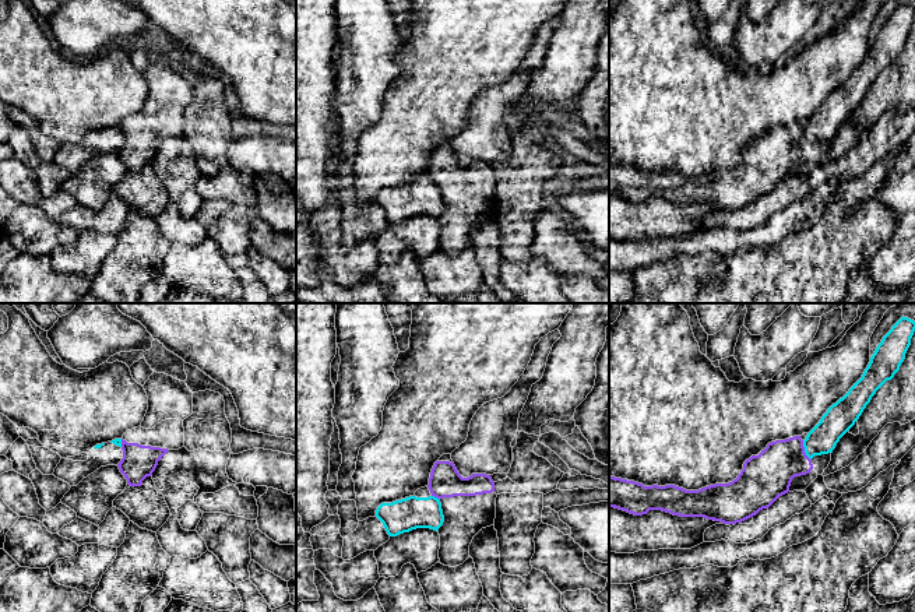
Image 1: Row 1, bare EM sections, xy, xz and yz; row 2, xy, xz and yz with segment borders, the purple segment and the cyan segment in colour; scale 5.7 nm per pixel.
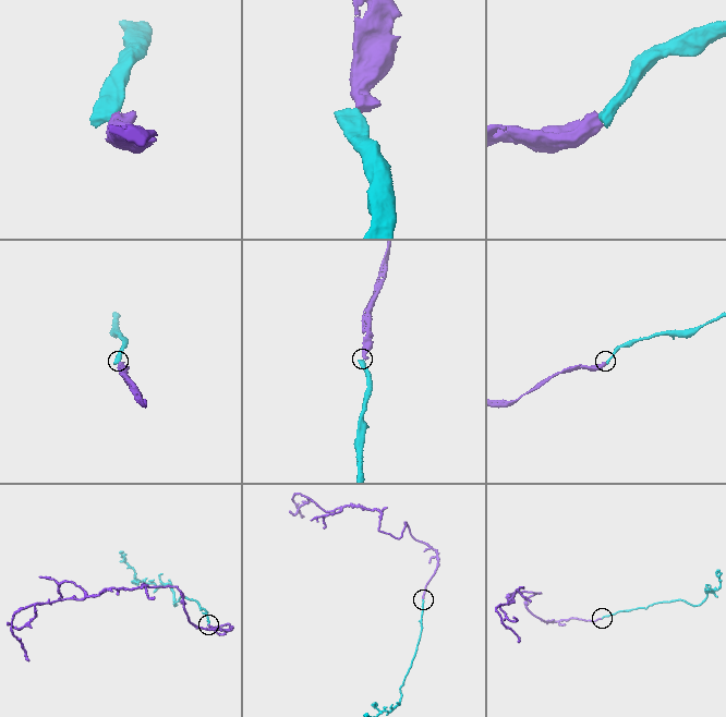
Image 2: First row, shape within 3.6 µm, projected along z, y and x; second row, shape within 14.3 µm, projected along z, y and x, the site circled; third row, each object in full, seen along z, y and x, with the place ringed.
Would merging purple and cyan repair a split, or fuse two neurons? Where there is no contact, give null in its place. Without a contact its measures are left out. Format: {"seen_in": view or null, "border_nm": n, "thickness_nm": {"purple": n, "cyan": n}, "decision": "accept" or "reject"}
{"seen_in": "yz", "border_nm": 130, "thickness_nm": {"purple": 260, "cyan": 170}, "decision": "reject"}

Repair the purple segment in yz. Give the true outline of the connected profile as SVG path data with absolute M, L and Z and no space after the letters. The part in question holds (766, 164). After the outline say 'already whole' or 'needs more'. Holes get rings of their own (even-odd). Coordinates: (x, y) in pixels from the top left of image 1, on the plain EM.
M803 120L802 123L793 123L785 127L775 127L768 130L759 143L752 143L749 147L745 148L743 156L736 166L729 170L710 172L698 177L686 177L675 172L644 173L643 170L634 168L609 163L609 194L615 194L634 203L647 201L650 197L662 197L673 203L704 204L707 207L721 208L724 211L742 210L756 203L760 197L768 196L779 183L788 180L791 169L795 163L806 162L812 156L814 156L817 162L821 162L828 154L831 148L831 140L814 143L812 147L806 143L803 134L803 127L806 126L806 123L807 120Z; needs more

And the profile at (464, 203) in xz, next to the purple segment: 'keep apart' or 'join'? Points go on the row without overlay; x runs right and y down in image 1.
join

